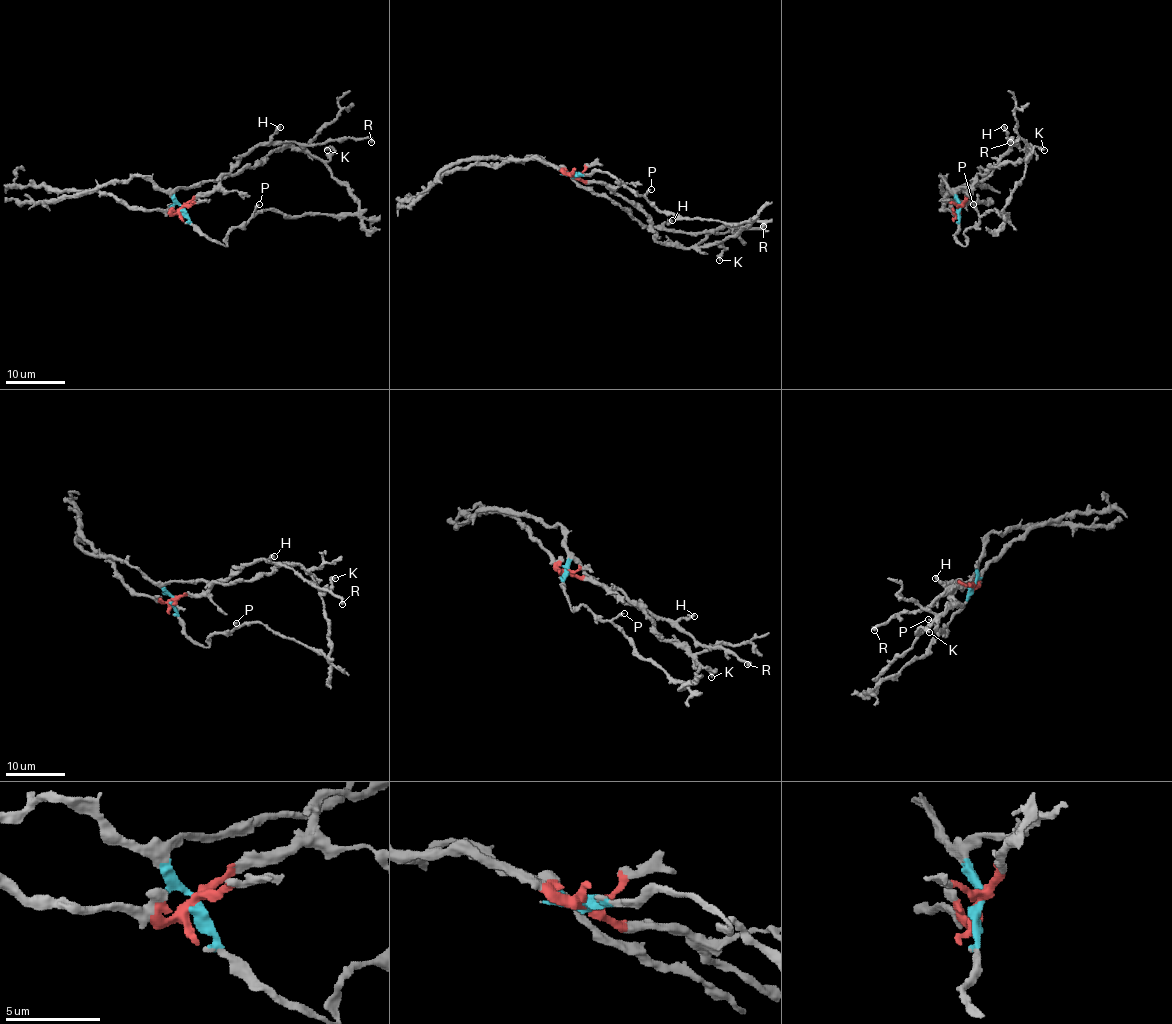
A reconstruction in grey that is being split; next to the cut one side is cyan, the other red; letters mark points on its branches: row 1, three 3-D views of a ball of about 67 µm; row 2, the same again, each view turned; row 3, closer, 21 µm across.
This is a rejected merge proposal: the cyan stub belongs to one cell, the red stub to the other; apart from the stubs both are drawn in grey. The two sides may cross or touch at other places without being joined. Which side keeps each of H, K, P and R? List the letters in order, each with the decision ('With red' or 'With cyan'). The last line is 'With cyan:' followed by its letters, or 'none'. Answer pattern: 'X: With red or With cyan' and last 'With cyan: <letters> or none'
H: With cyan
K: With red
P: With cyan
R: With cyan
With cyan: H, P, R

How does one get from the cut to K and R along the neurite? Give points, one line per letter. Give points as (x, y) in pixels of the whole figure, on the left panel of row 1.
K: (182, 208), (209, 192), (225, 174), (251, 168), (273, 151), (300, 147), (328, 160), (333, 150), (327, 150)
R: (182, 208), (175, 196), (179, 187), (221, 180), (258, 146), (370, 138), (371, 143)

